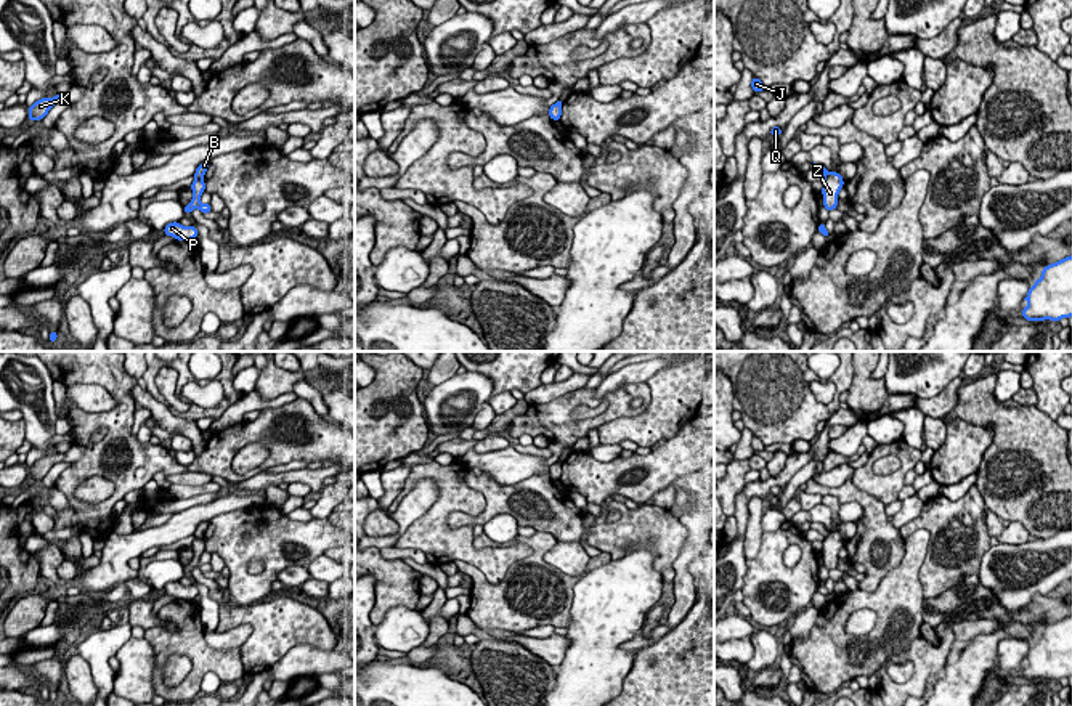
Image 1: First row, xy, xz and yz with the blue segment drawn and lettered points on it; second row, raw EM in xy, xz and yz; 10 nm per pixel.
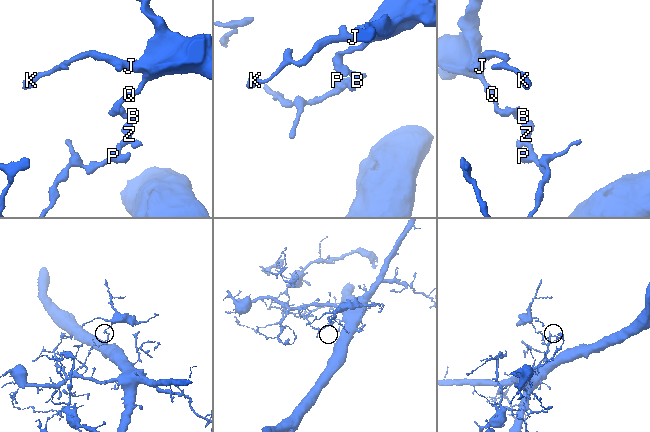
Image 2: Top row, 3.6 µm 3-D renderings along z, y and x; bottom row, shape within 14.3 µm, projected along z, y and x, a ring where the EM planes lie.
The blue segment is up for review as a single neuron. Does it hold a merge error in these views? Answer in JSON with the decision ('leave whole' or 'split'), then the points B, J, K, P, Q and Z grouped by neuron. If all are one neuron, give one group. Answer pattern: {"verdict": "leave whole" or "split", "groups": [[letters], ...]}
{"verdict": "split", "groups": [["B", "J", "K", "Q"], ["P", "Z"]]}

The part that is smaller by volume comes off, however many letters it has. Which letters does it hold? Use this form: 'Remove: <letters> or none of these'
Remove: B, J, K, Q

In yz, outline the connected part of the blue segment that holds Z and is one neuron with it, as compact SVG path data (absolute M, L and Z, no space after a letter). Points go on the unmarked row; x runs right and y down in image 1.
M838 531L830 533L823 539L823 547L822 547L823 566L828 571L834 570L838 566L838 554L839 554L843 546L844 546L844 539Z

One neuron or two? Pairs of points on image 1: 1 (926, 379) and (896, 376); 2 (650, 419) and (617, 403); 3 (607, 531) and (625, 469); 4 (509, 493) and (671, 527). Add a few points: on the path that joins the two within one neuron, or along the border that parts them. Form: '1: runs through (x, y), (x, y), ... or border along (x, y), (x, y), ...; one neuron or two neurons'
1: runs through (918, 377), (904, 377); one neuron
2: border along (650, 387), (650, 403), (641, 413), (602, 424); two neurons
3: border along (612, 499), (602, 506); two neurons
4: runs through (549, 511), (581, 535), (618, 535), (631, 530); one neuron

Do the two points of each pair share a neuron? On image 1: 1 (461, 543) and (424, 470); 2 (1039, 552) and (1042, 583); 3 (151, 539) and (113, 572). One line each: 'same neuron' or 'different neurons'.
1: same neuron
2: same neuron
3: same neuron

